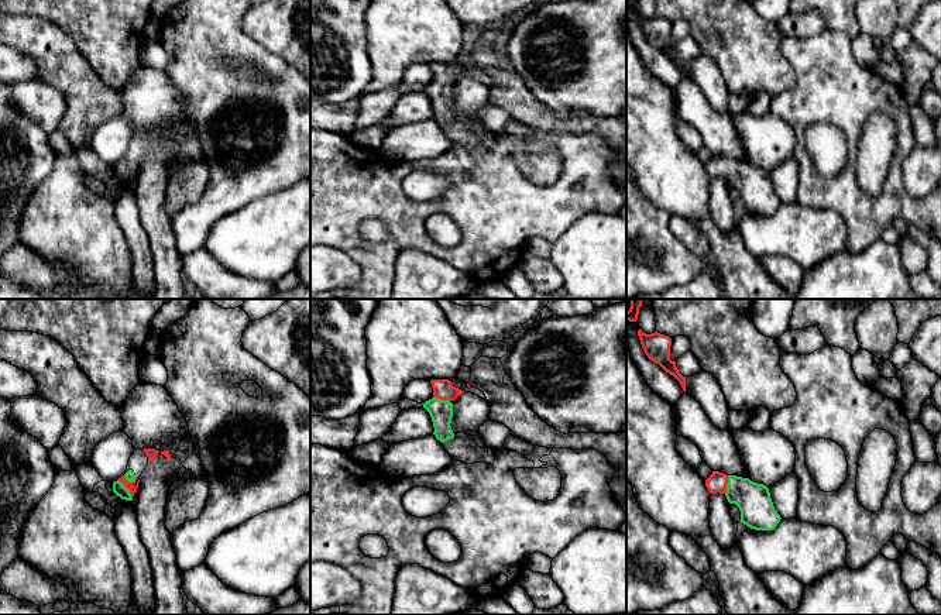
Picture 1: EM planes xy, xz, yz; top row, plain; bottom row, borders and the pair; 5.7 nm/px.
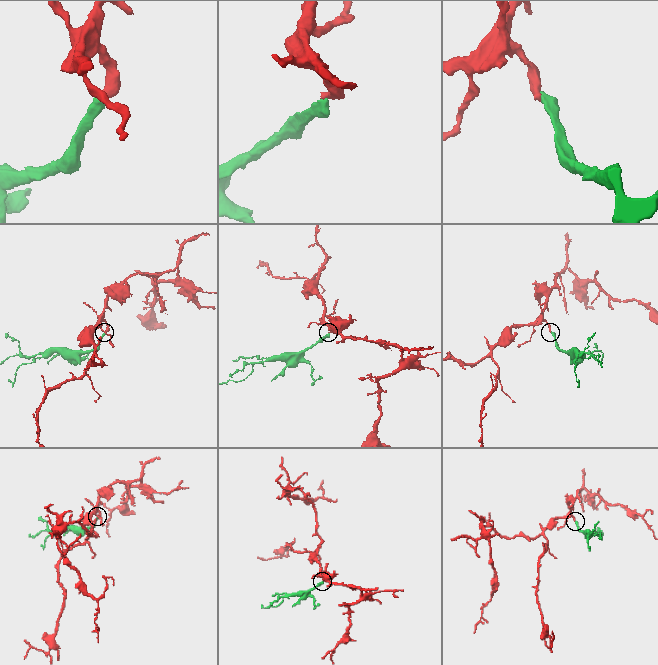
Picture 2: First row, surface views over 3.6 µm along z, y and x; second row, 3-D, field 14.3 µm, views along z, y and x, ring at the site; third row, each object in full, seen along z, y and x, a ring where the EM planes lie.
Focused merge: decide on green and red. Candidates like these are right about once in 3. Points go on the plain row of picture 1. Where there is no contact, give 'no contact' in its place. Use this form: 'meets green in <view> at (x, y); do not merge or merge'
meets green in xy at (126, 172); merge

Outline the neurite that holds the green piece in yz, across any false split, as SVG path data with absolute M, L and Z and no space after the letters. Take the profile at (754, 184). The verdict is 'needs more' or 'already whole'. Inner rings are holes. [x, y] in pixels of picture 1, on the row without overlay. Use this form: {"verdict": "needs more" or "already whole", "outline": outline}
{"verdict": "needs more", "outline": "M720 155L705 164L710 178L724 178L729 188L741 195L741 207L755 214L773 214L780 206L780 199L773 190L769 172L763 168Z"}

